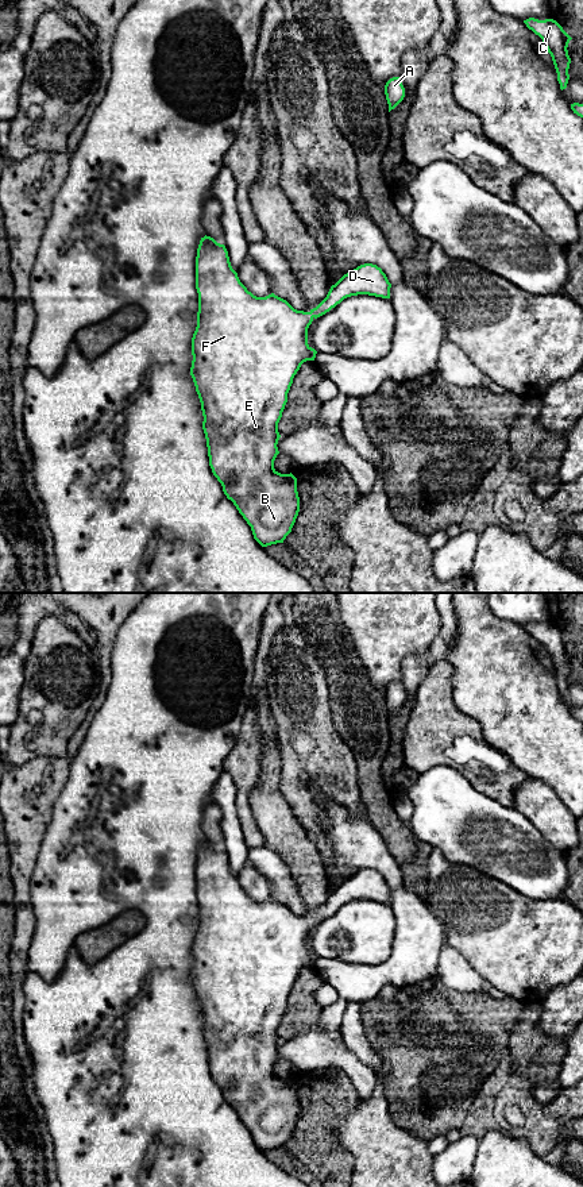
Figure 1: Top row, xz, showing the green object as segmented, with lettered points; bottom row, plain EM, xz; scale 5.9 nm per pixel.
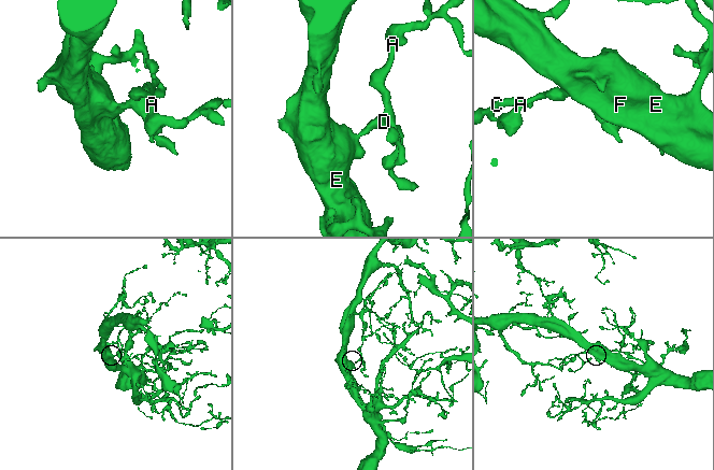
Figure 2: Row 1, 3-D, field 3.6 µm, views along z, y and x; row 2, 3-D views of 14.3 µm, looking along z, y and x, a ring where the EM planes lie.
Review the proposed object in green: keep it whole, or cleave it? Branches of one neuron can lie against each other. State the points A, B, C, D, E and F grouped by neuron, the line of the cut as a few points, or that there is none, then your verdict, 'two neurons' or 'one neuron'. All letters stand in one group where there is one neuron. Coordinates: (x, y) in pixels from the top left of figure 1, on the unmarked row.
A B C D E F; no cut; one neuron

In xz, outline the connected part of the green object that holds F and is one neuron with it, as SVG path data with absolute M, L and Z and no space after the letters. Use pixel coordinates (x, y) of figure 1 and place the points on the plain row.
M211 841L200 845L196 862L196 894L198 898L197 932L192 943L192 972L196 997L201 1007L204 1021L202 1034L206 1044L209 1071L213 1080L223 1091L228 1105L233 1107L239 1118L251 1132L254 1144L267 1152L283 1148L292 1137L300 1117L300 1102L297 1083L281 1079L274 1074L278 1056L278 1028L287 1007L287 998L293 983L306 966L314 966L317 956L308 949L308 933L312 926L344 903L358 899L368 899L390 903L390 893L386 879L372 868L364 868L344 879L331 891L327 902L309 917L294 914L286 905L274 898L256 902L240 887L238 878L232 874L228 856L224 849Z

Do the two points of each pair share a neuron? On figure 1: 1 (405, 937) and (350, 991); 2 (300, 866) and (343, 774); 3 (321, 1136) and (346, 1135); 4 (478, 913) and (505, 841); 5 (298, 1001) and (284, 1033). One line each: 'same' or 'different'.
1: same
2: different
3: different
4: different
5: same

